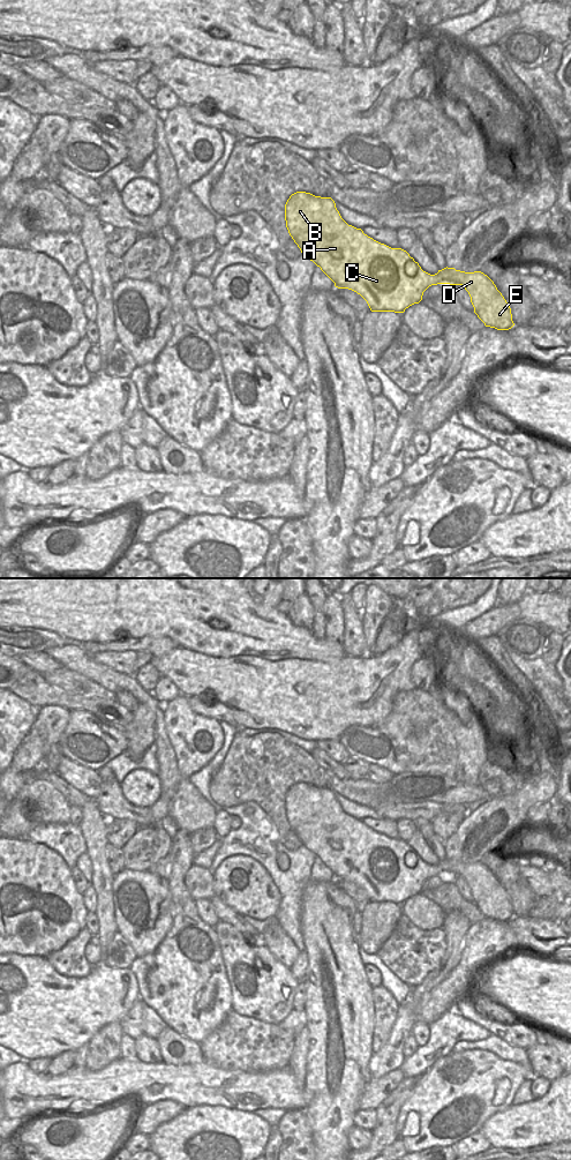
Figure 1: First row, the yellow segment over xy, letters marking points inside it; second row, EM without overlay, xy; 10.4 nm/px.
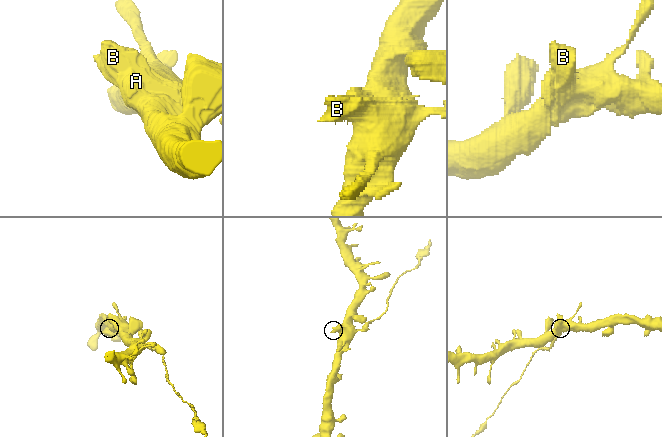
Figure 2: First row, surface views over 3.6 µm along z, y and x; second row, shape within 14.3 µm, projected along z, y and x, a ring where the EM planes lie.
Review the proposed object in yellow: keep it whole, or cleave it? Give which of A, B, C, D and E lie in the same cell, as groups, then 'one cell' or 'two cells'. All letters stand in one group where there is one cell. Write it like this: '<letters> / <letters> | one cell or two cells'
A B C / D E | two cells

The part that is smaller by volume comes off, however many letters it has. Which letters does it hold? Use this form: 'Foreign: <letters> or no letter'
Foreign: D, E.

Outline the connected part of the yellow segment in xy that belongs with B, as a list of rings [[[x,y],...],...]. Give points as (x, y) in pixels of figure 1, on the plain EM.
[[[296,783],[285,795],[286,818],[303,847],[313,852],[335,874],[338,880],[348,880],[360,885],[371,903],[404,904],[406,899],[422,891],[423,883],[431,876],[451,875],[454,859],[444,859],[430,866],[401,839],[391,839],[363,824],[361,820],[348,816],[340,807],[331,788],[315,787]]]

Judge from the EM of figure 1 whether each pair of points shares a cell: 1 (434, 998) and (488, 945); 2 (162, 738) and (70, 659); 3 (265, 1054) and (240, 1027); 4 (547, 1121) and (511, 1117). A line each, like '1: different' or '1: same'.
1: same
2: same
3: same
4: same

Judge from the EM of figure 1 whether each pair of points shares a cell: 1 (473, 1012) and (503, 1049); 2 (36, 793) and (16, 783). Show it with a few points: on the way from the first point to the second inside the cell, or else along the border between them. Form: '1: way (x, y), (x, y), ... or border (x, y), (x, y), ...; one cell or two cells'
1: border (491, 1033), (516, 1047); two cells
2: border (25, 784), (12, 802); two cells

